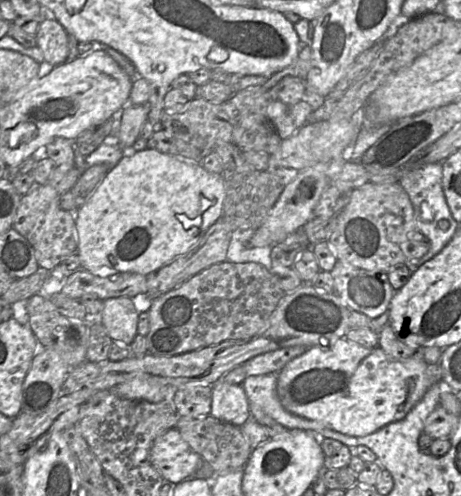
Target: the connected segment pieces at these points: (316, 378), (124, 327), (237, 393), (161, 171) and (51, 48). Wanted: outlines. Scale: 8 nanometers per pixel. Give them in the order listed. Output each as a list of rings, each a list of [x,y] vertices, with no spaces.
[[[339,338],[328,346],[312,346],[290,360],[278,372],[277,393],[281,404],[290,413],[318,421],[347,436],[363,437],[403,419],[438,381],[441,381],[440,363],[426,363],[419,352],[405,359],[394,359],[379,346],[366,348]]]
[[[113,297],[103,301],[101,313],[102,324],[113,340],[123,341],[130,345],[138,334],[138,318],[140,312],[136,309],[130,297]]]
[[[219,379],[212,388],[210,415],[241,427],[251,416],[248,398],[242,384],[229,384]]]
[[[146,148],[136,151],[131,156],[123,156],[112,168],[109,168],[105,178],[99,184],[93,195],[75,213],[75,223],[78,231],[78,249],[82,268],[100,275],[96,268],[110,268],[119,272],[134,272],[147,275],[169,264],[178,256],[189,251],[205,234],[205,232],[223,215],[225,199],[225,183],[221,174],[208,172],[200,163],[181,156],[161,153],[155,149]]]
[[[42,13],[42,17],[44,19],[40,23],[36,33],[37,46],[41,49],[46,62],[53,66],[63,64],[67,61],[69,54],[68,33],[54,17],[45,17],[44,13]]]

